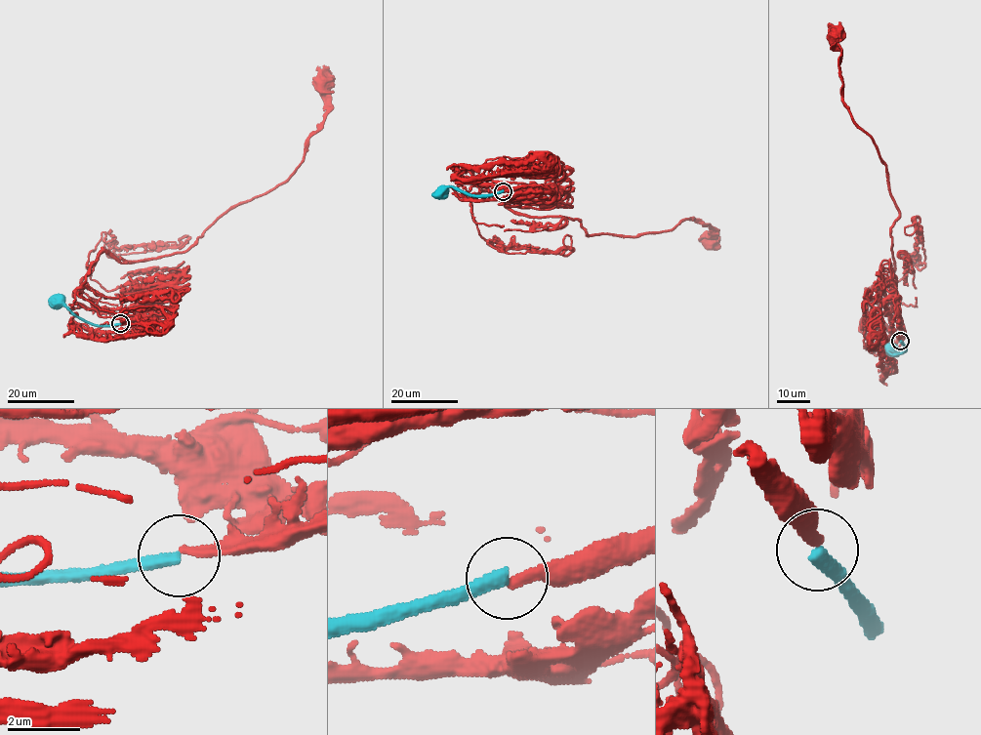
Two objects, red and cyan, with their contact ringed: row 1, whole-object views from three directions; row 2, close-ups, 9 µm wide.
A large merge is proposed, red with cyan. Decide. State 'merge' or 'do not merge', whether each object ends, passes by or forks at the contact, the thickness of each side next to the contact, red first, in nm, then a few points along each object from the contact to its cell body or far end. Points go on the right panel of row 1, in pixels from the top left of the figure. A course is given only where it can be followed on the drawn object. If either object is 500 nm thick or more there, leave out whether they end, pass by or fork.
do not merge; red ends; cyan ends; calibres 240 and 360 nm; course red (900, 341), (868, 290), (892, 274), (899, 211), (843, 101), (837, 35); course cyan (900, 341), (905, 352), (895, 355), (889, 353), (891, 349)

